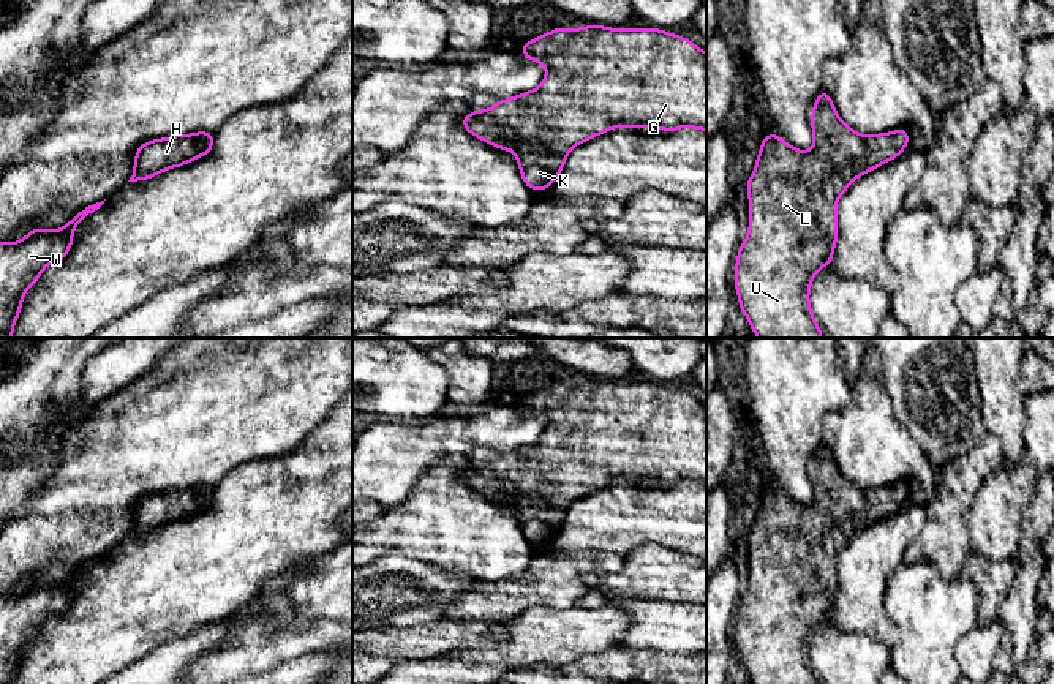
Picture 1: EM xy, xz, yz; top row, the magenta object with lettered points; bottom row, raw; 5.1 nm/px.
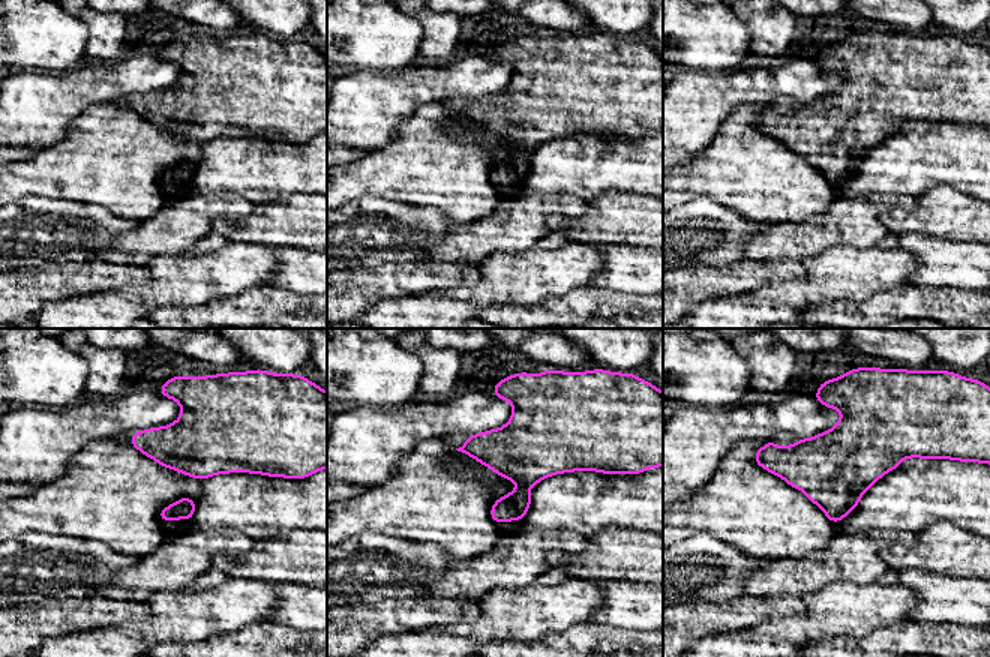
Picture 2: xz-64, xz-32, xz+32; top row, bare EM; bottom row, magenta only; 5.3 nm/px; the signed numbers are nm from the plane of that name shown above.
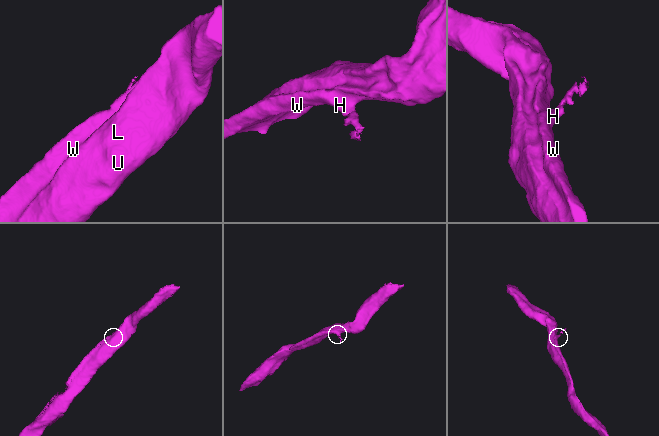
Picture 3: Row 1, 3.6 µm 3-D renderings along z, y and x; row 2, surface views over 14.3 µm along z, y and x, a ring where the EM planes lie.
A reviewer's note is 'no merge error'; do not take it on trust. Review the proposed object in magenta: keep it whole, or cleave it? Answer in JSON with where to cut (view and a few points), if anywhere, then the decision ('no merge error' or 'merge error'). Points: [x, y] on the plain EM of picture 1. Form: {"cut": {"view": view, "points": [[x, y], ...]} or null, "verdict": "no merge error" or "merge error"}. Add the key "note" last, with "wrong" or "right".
{"cut": null, "verdict": "no merge error", "note": "right"}

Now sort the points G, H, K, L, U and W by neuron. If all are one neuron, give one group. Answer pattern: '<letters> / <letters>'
G H K L U W

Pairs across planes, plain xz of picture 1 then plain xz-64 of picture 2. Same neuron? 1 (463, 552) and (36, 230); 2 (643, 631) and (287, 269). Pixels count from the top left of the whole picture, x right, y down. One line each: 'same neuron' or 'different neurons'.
1: different neurons
2: same neuron

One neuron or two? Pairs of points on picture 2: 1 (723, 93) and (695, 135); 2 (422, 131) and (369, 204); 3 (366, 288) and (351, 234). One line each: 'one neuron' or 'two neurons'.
1: one neuron
2: two neurons
3: two neurons

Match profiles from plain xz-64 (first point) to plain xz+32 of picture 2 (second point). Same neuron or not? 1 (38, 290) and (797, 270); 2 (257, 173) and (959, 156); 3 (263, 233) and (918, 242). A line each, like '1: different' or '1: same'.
1: same
2: same
3: different

